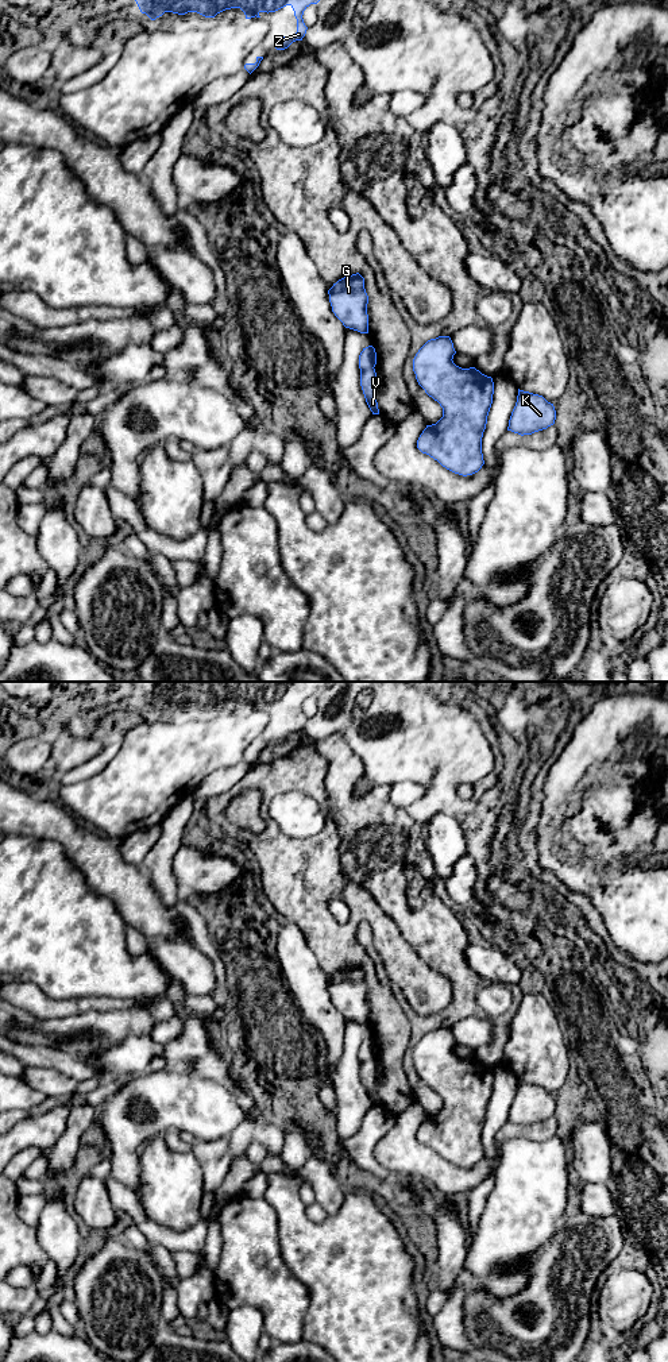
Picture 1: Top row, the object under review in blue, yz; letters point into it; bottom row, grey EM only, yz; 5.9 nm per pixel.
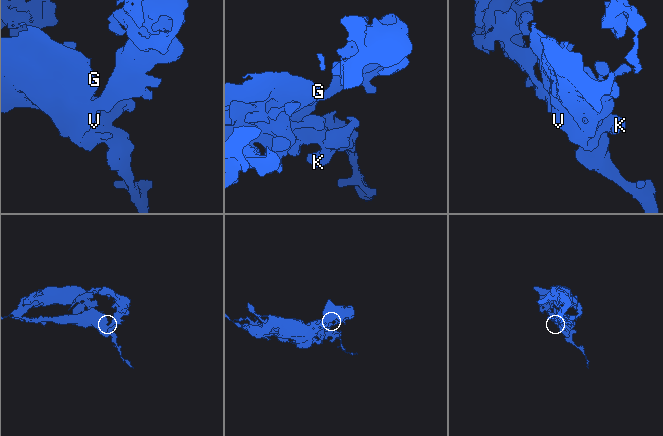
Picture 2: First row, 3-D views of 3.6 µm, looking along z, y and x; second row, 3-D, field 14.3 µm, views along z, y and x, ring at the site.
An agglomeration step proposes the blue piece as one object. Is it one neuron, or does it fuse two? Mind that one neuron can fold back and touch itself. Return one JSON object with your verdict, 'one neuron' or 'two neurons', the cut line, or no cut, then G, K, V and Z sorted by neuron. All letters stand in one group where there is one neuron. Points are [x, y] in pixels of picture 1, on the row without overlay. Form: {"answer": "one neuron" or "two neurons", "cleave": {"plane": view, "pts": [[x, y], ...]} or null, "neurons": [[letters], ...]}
{"answer": "two neurons", "cleave": {"plane": "yz", "pts": [[373, 1058], [360, 1063]]}, "neurons": [["G", "K", "V"], ["Z"]]}

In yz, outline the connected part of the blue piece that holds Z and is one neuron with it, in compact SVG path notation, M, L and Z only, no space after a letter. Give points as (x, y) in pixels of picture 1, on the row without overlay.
M128 682L142 705L151 711L165 703L185 706L197 703L205 709L240 699L246 710L260 709L260 703L275 703L290 697L297 710L297 724L275 732L277 741L287 740L293 733L302 732L308 718L304 702L327 688L329 682Z

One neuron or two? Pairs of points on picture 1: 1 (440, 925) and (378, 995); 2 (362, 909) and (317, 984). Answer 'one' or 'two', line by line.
1: two
2: two

